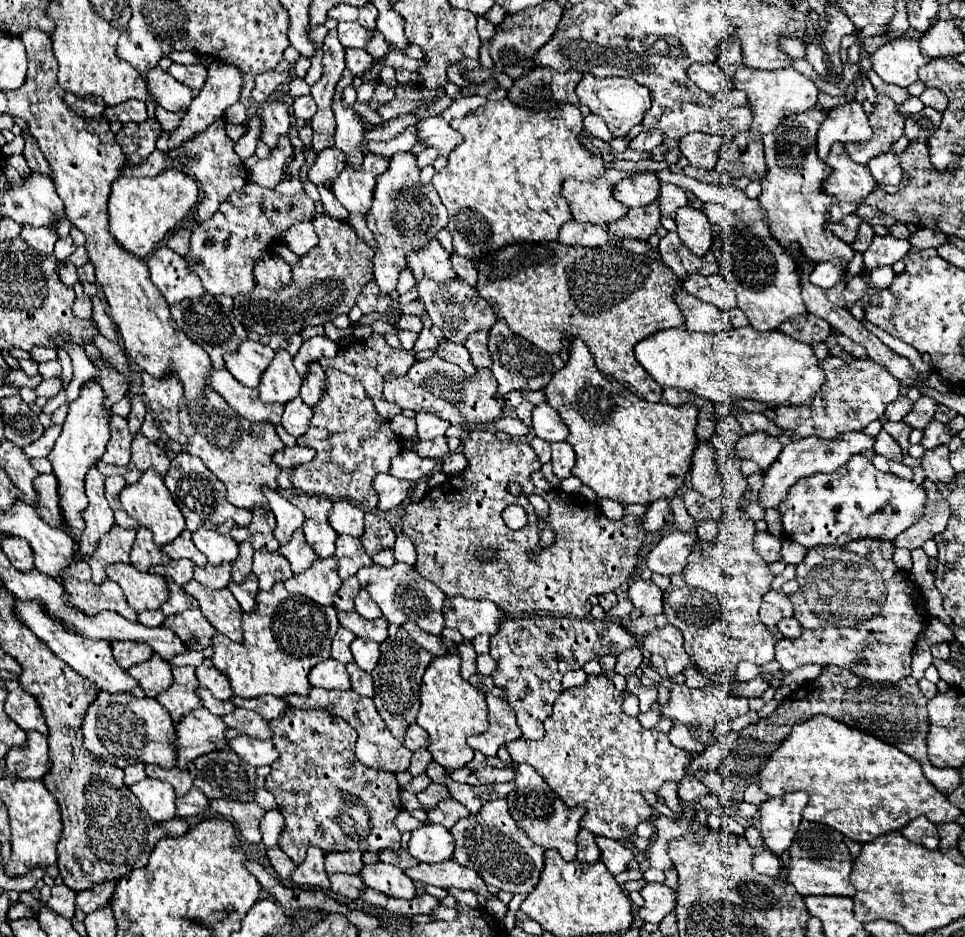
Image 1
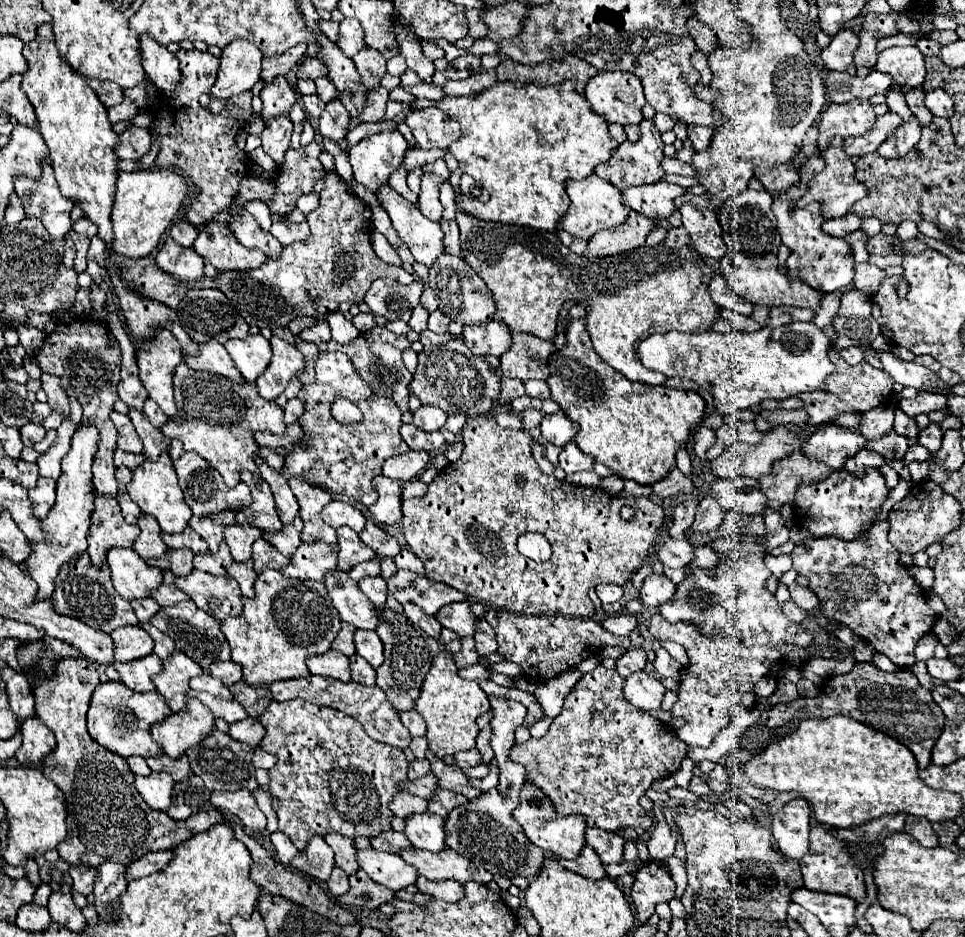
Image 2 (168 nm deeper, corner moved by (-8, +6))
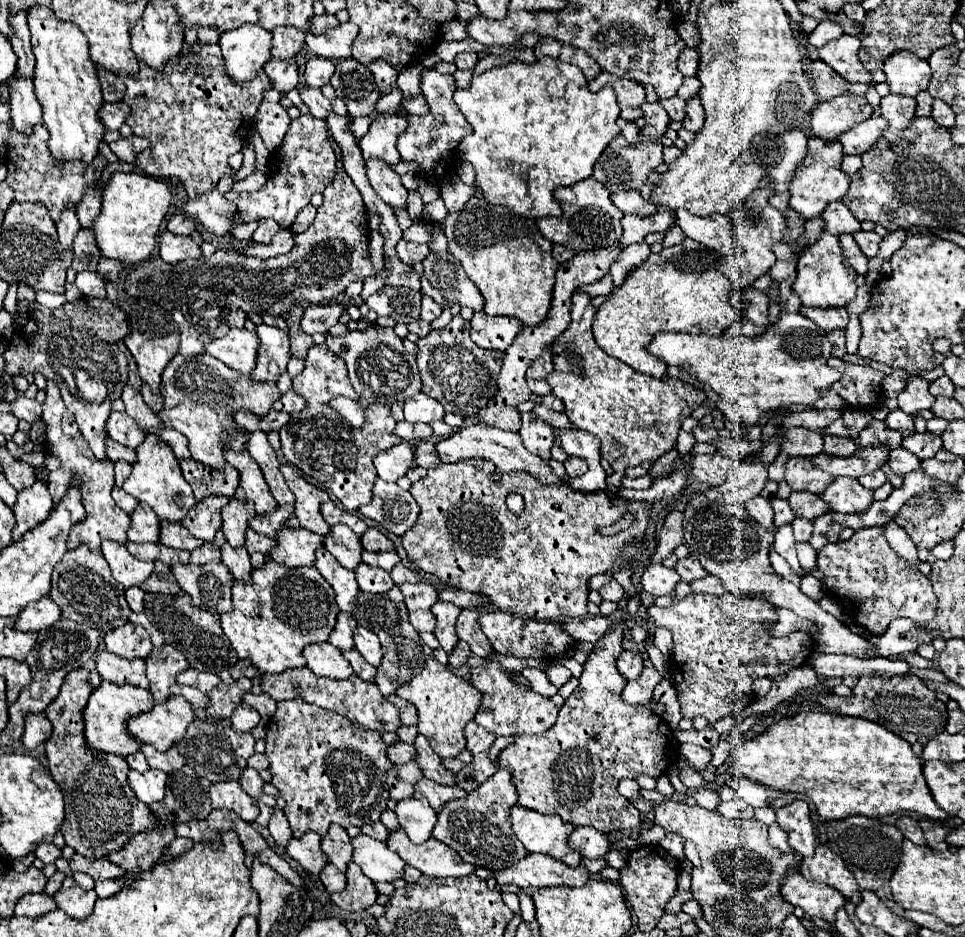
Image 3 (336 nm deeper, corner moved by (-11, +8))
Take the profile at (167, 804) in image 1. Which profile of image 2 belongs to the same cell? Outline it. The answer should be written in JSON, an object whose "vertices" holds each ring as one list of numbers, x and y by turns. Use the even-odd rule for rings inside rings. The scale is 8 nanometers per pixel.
{"vertices":[[152,773,148,777,136,777,134,785,136,785,140,797,152,809,166,811,166,807,170,807,174,779,168,773]]}

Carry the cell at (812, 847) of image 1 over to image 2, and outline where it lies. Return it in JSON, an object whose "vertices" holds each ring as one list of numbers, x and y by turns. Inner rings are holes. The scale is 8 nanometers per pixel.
{"vertices":[[812,827,810,831,810,851,800,859,800,871,804,877,804,887,822,893,836,893,852,897,856,903,862,903,866,897,864,873,852,863,848,849,842,845,840,839,830,835,828,827]]}

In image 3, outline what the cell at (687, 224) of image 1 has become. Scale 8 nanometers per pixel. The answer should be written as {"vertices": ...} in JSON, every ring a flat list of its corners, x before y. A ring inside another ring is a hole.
{"vertices":[[677,209,677,225,685,231,685,235,709,249,719,251,721,255,733,255,733,237,731,237,731,221,727,215,709,215,697,217,685,209]]}

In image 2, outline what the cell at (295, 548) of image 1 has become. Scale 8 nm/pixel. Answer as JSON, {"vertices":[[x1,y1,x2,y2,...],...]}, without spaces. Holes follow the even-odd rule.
{"vertices":[[296,517,290,525,284,525,284,529,272,533,272,531,264,531,262,537,276,547,282,555,290,557,294,553,294,549,300,545,300,531,302,531,302,519]]}

